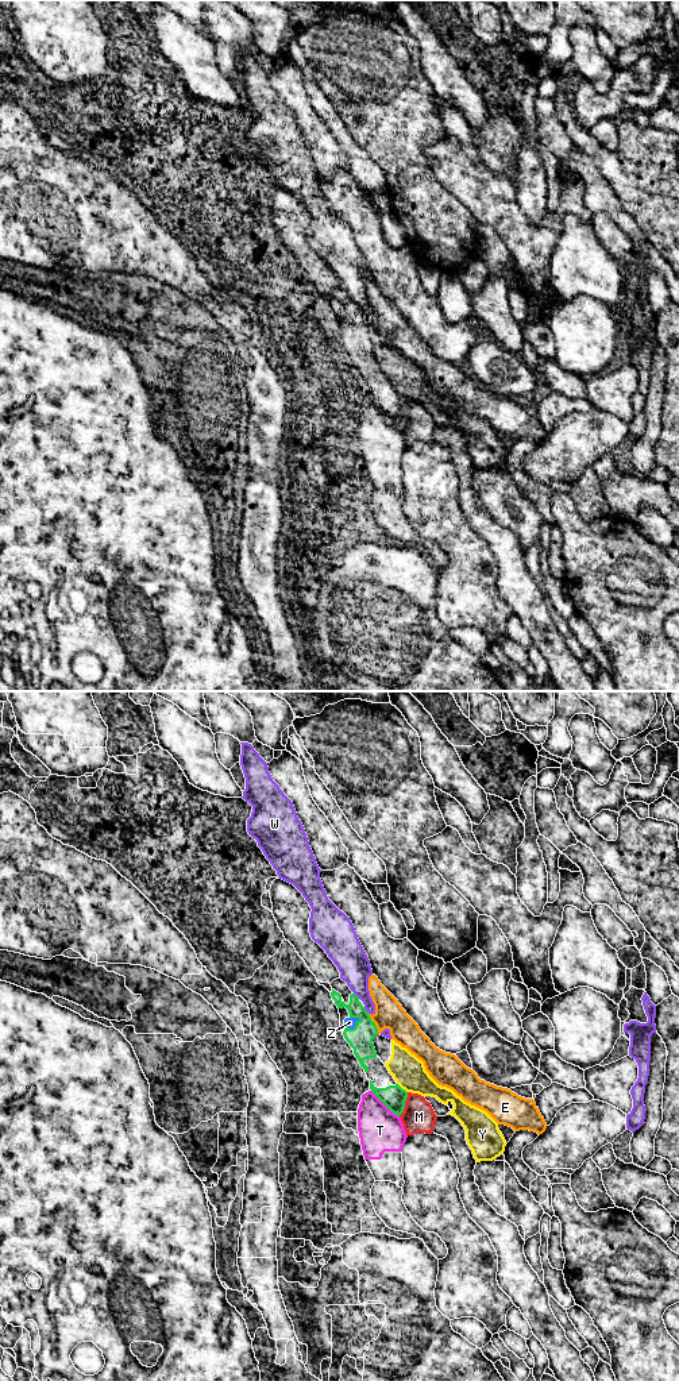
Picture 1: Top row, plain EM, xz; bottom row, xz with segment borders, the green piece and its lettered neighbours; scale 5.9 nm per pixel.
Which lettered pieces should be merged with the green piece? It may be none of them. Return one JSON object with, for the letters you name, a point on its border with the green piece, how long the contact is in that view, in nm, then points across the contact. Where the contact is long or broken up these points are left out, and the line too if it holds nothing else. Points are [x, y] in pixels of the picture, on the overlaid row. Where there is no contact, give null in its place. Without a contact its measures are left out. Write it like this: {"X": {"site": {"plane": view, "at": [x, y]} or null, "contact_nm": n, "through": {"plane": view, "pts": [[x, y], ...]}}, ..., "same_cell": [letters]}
{"Z": {"site": {"plane": "xz", "at": [355, 1026]}, "contact_nm": 110, "through": {"plane": "xz", "pts": [[361, 1037], [355, 1026], [350, 1022]]}}, "same_cell": ["Z"]}

